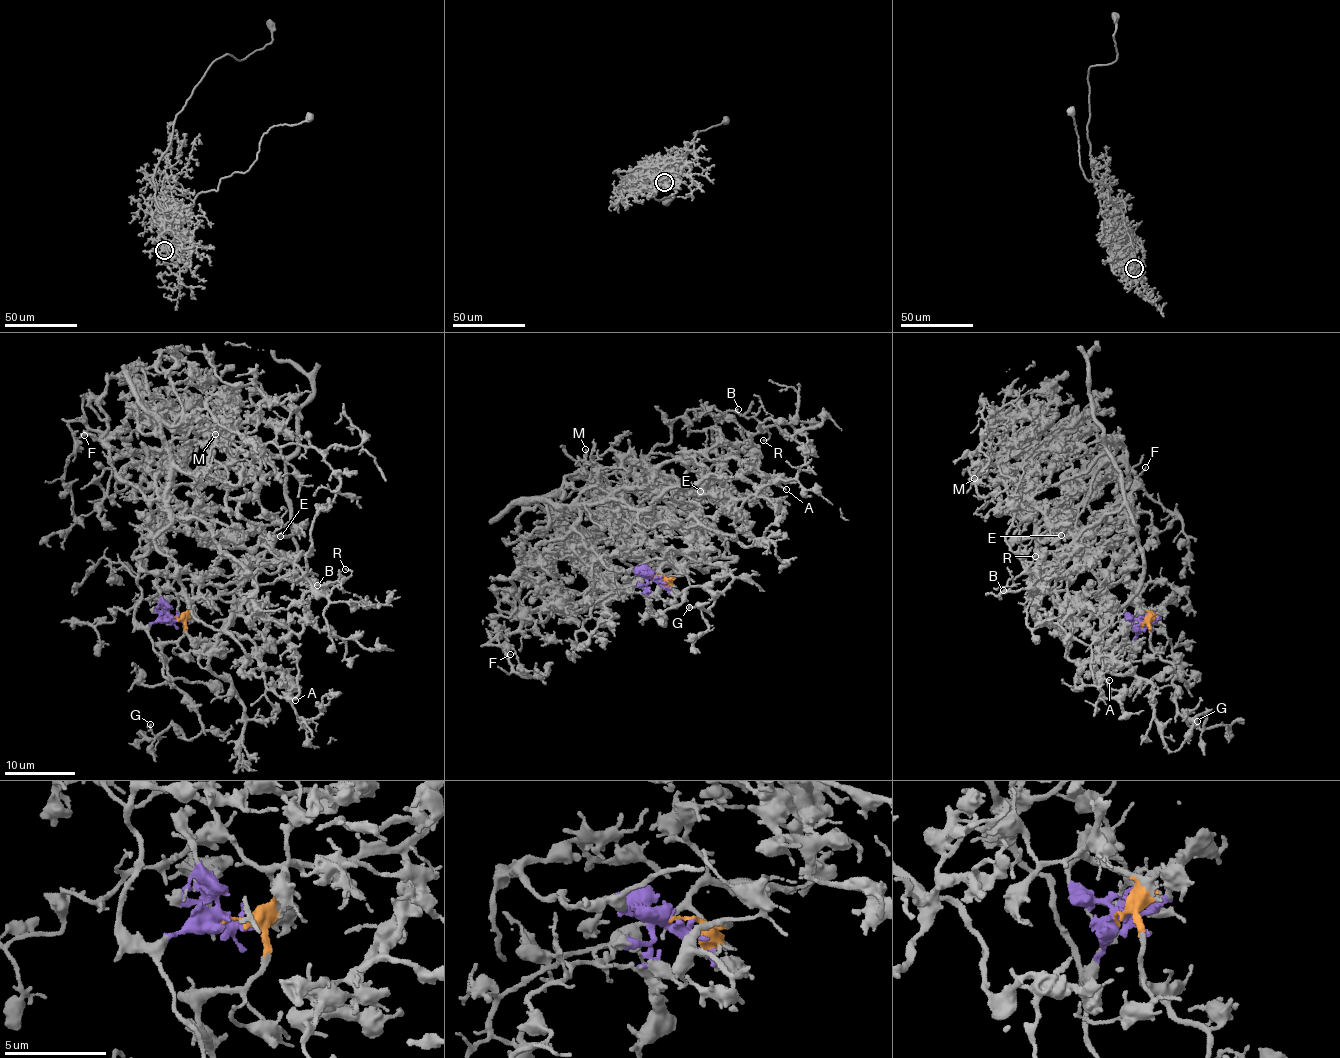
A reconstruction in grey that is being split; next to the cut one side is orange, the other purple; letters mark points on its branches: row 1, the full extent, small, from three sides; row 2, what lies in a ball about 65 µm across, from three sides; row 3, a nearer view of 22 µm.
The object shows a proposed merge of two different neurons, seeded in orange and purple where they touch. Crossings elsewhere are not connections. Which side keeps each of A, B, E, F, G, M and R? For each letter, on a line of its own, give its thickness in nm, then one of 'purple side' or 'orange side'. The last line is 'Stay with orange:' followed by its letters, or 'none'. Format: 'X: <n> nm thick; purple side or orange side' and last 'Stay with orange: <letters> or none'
A: 110 nm thick; orange side
B: 150 nm thick; orange side
E: 320 nm thick; orange side
F: 100 nm thick; orange side
G: 190 nm thick; orange side
M: 120 nm thick; purple side
R: 120 nm thick; orange side
Stay with orange: A, B, E, F, G, R

